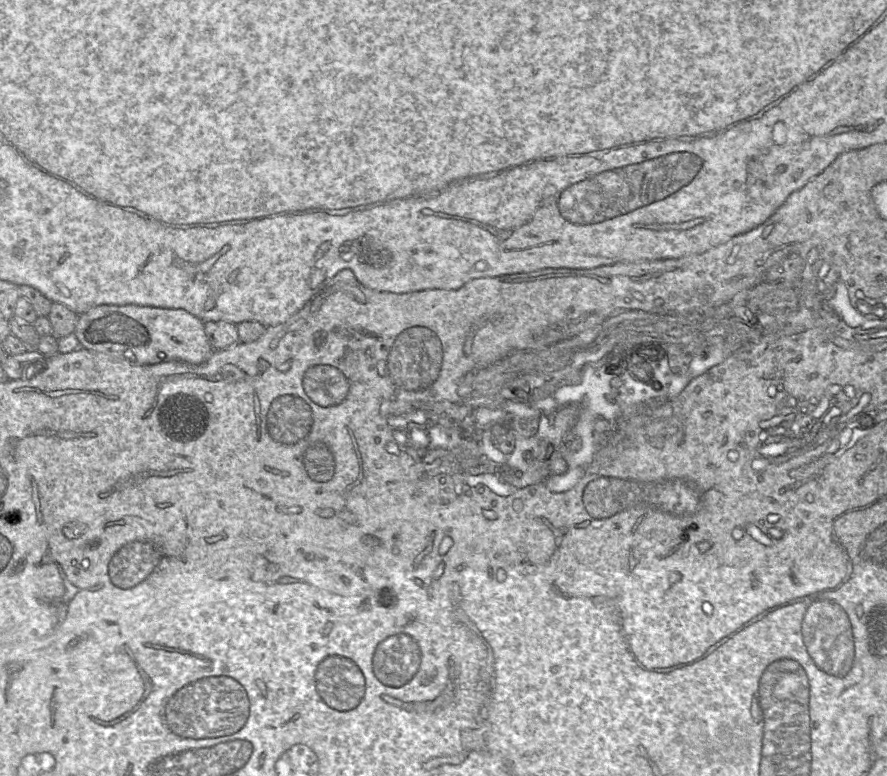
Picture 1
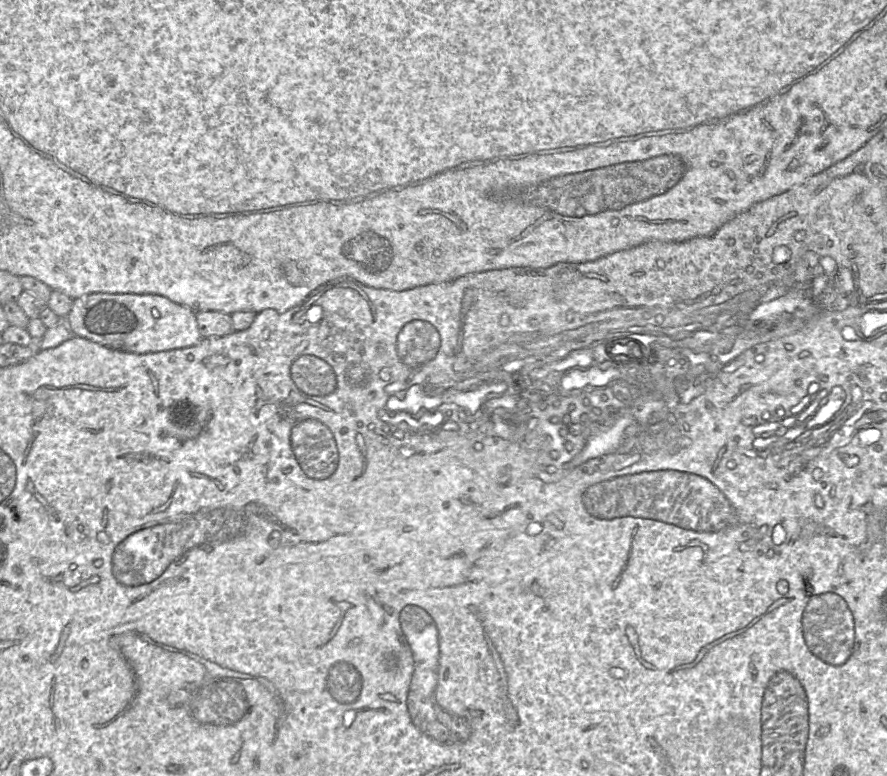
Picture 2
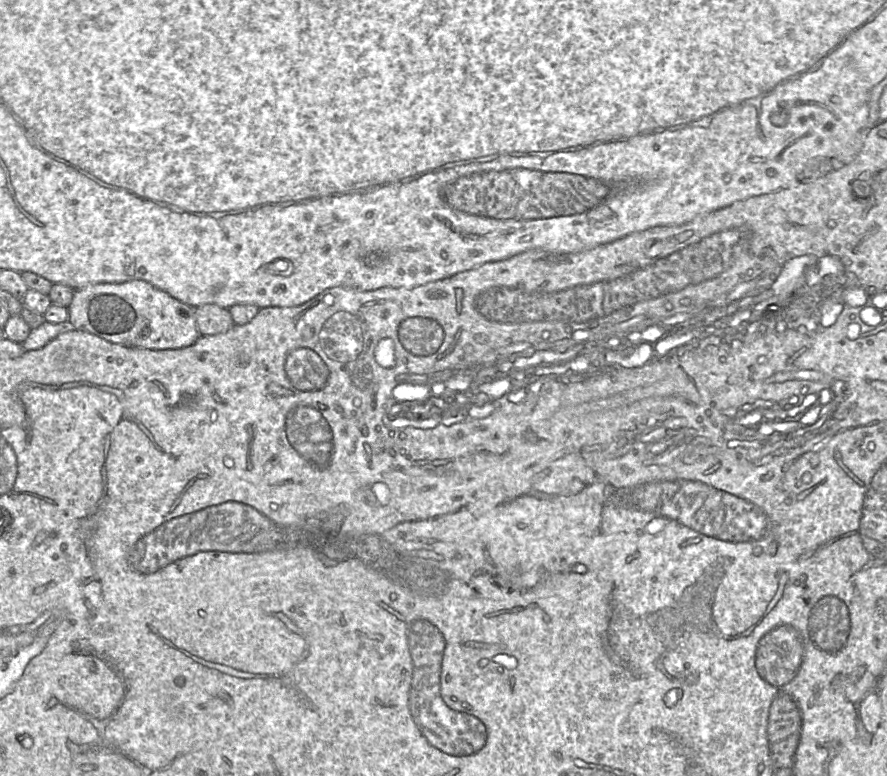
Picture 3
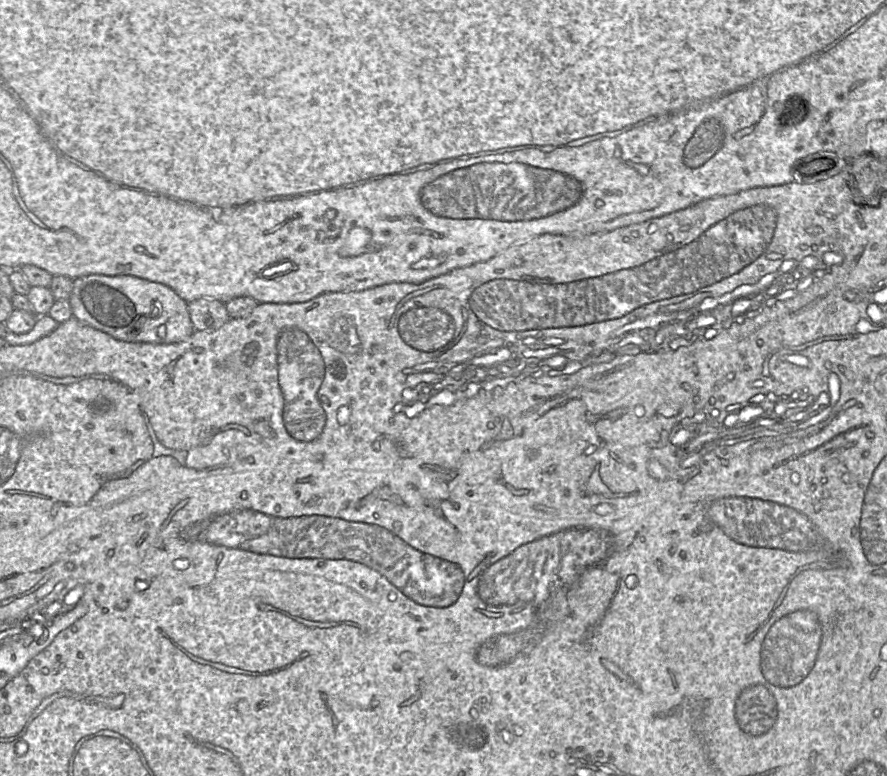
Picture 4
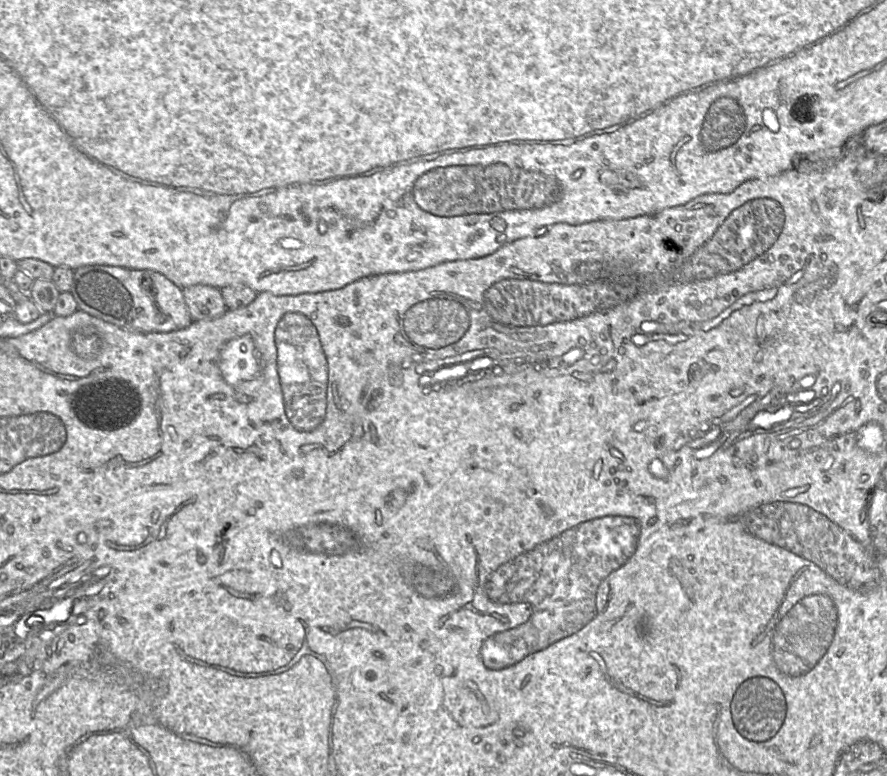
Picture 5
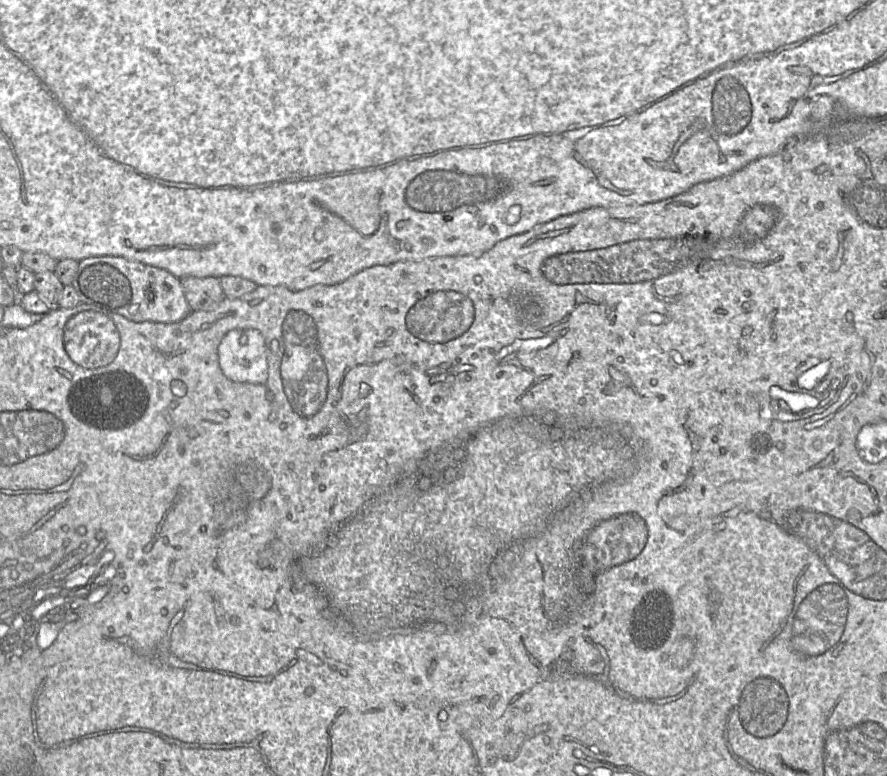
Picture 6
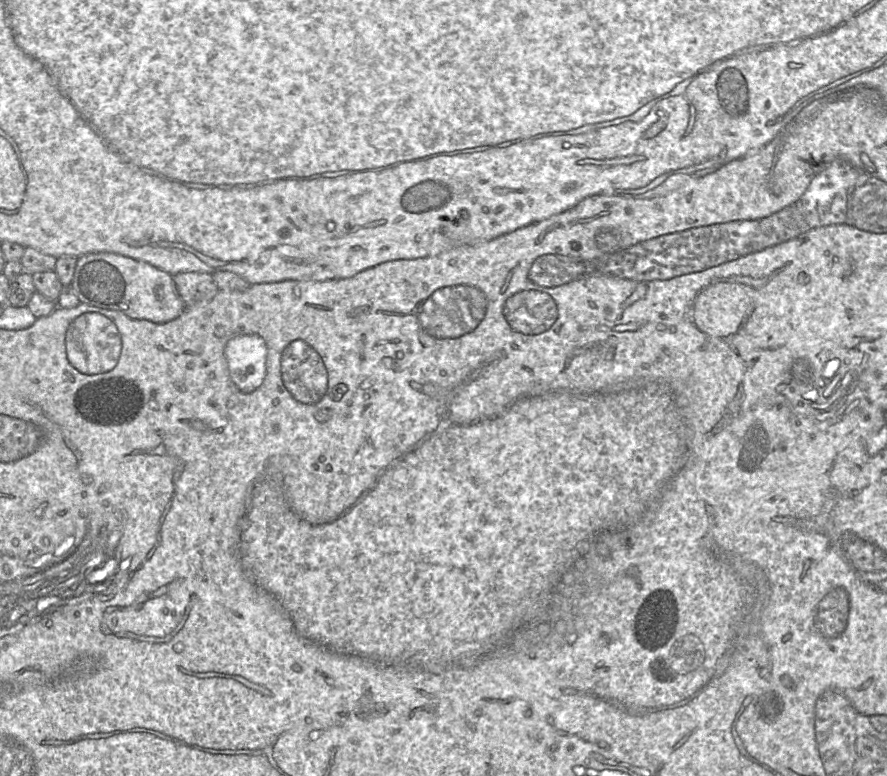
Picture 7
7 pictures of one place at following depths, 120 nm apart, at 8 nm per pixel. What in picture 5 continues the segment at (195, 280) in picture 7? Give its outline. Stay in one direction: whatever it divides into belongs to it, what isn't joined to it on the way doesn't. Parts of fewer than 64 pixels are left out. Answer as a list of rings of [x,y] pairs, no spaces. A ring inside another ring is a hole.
[[[198,284],[185,287],[182,292],[193,321],[216,319],[227,310],[217,287]]]

